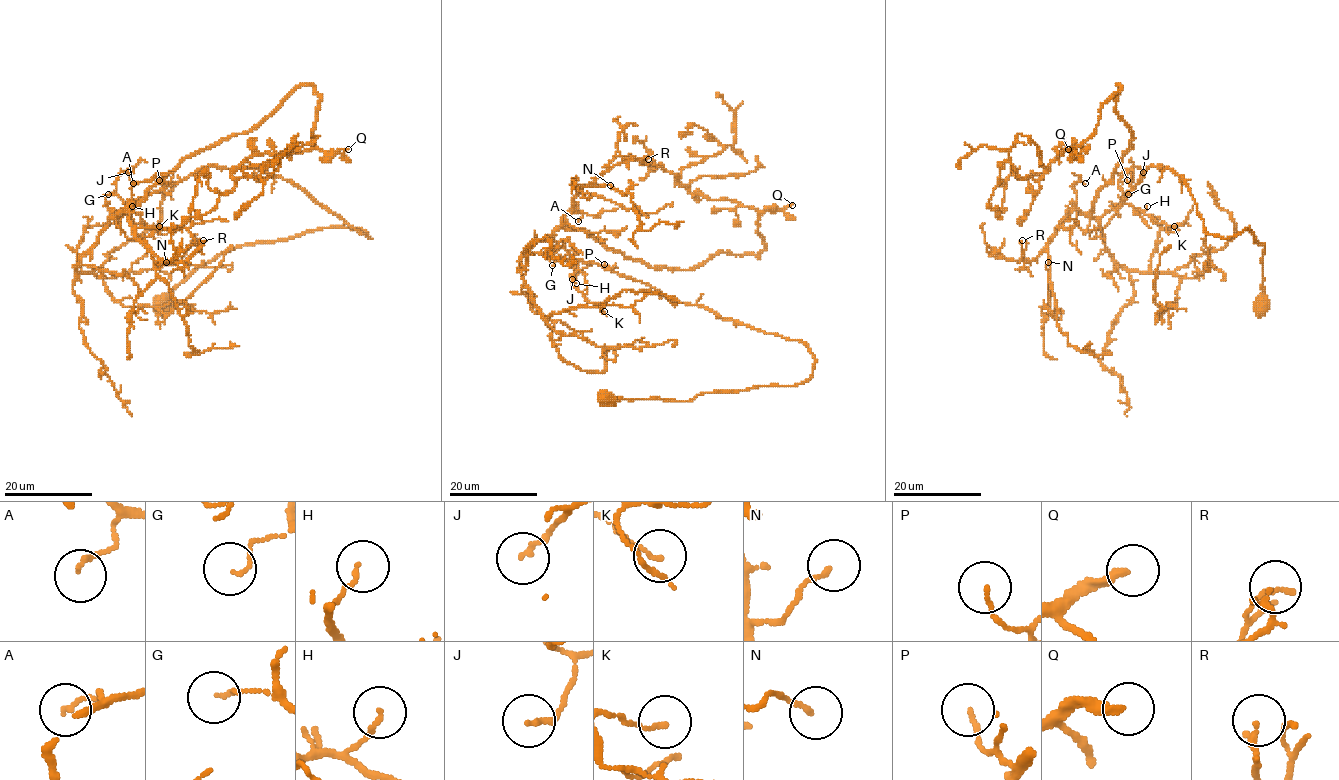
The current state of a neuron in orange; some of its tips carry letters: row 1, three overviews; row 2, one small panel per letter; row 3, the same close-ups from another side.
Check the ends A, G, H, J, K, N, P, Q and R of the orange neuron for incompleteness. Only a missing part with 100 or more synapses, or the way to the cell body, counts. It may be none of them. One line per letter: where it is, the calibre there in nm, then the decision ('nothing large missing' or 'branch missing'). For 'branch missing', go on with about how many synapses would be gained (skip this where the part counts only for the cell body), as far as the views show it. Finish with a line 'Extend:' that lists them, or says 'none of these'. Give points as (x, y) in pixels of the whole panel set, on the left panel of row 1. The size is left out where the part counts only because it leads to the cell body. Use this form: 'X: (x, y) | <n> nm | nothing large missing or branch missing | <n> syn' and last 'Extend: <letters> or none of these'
A: (133, 183) | 120 nm | nothing large missing
G: (108, 194) | 90 nm | nothing large missing
H: (132, 206) | 120 nm | nothing large missing
J: (128, 172) | 140 nm | nothing large missing
K: (159, 226) | 110 nm | nothing large missing
N: (166, 262) | 130 nm | nothing large missing
P: (159, 180) | 120 nm | nothing large missing
Q: (348, 149) | 220 nm | branch missing | 170 syn
R: (203, 240) | 120 nm | nothing large missing
Extend: Q

